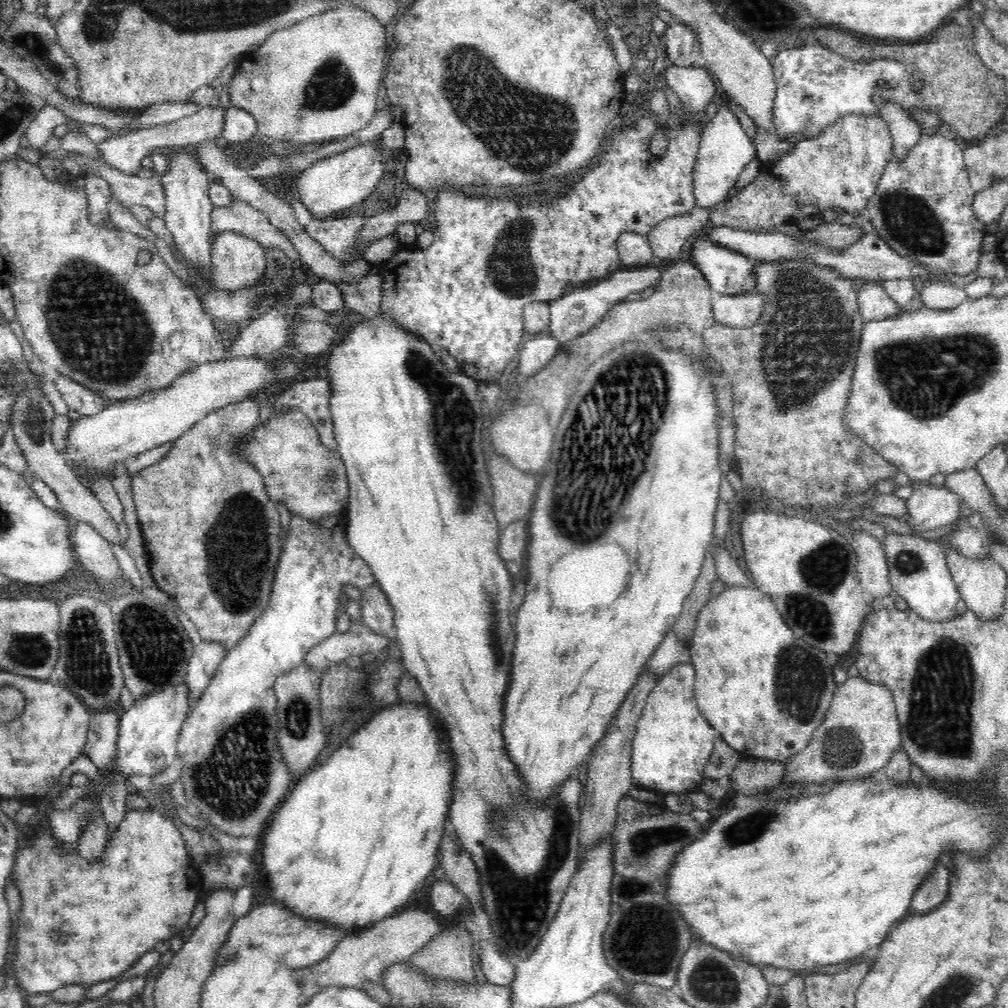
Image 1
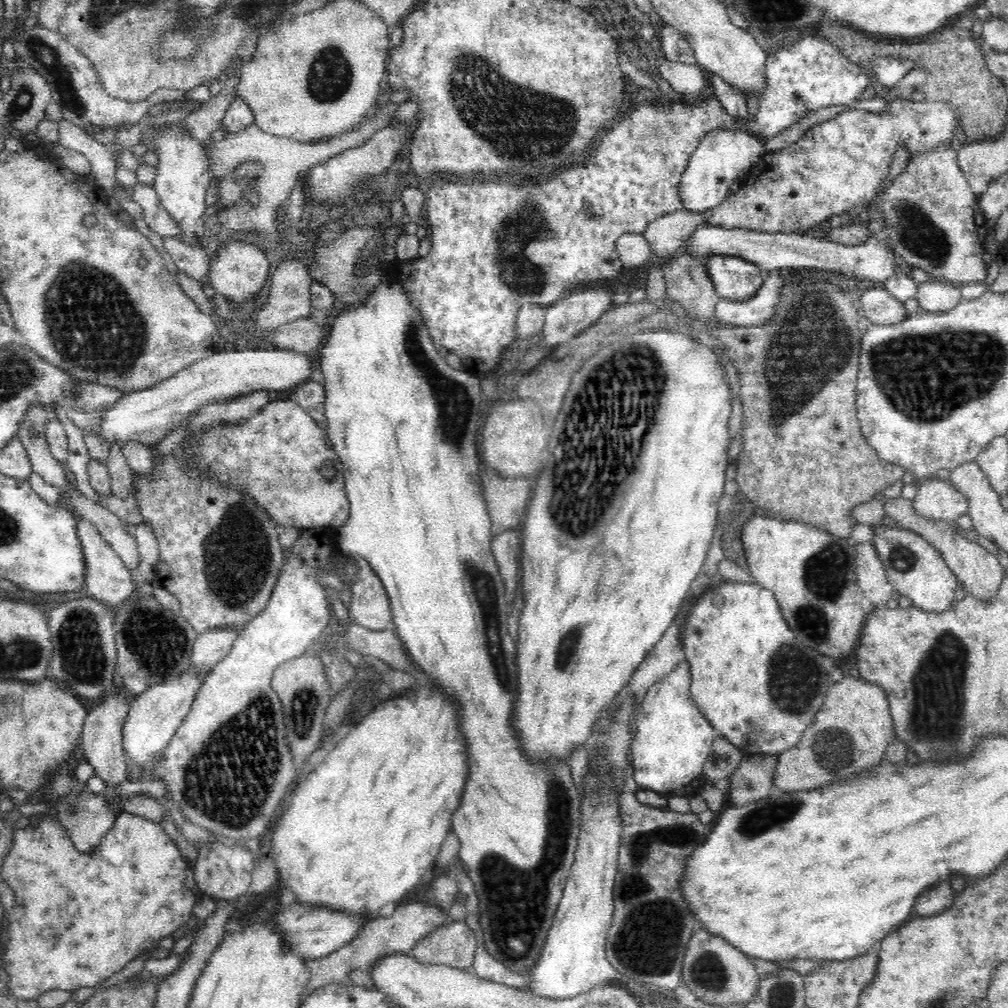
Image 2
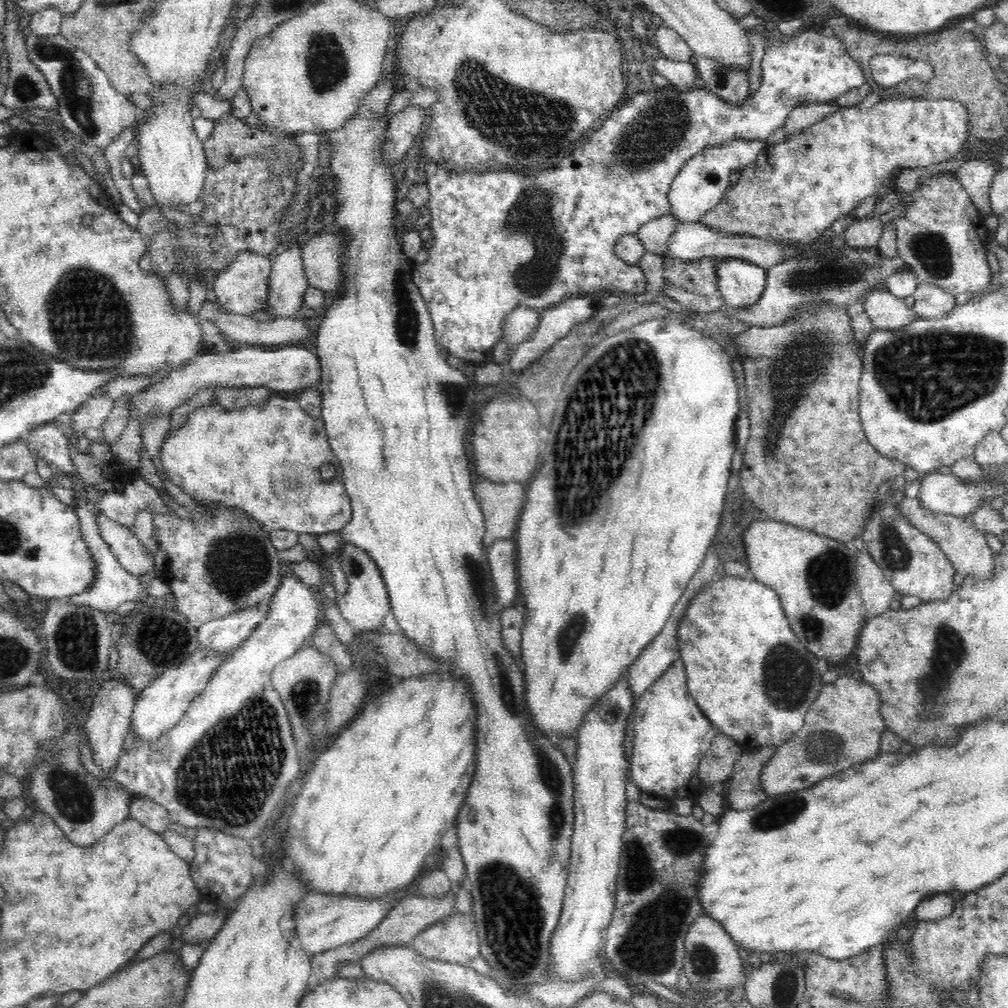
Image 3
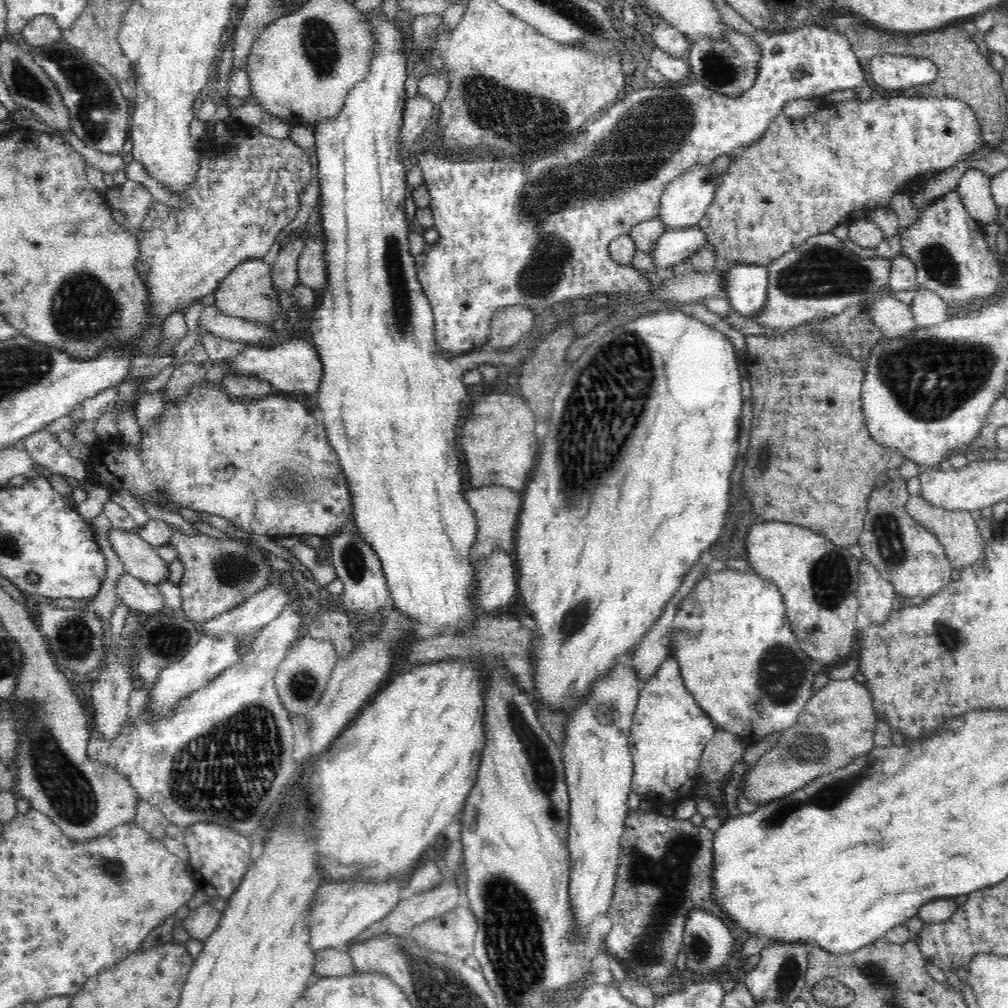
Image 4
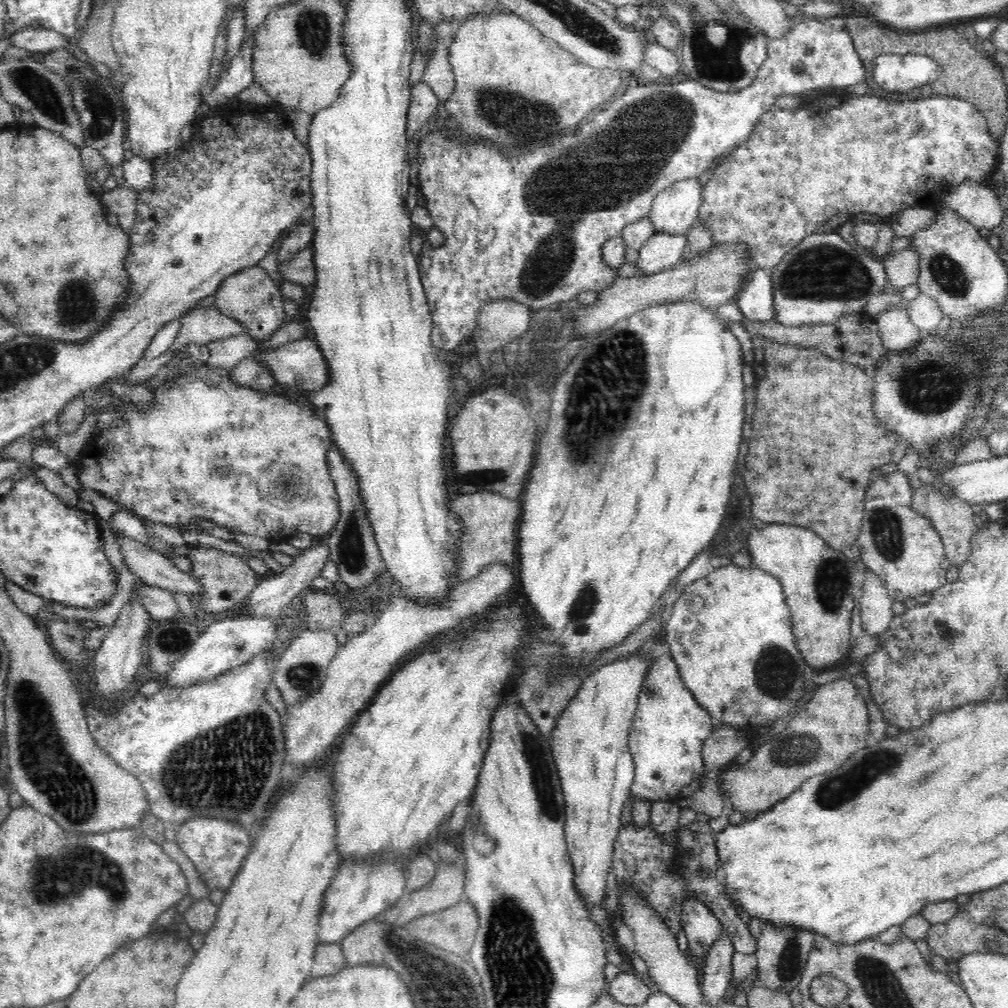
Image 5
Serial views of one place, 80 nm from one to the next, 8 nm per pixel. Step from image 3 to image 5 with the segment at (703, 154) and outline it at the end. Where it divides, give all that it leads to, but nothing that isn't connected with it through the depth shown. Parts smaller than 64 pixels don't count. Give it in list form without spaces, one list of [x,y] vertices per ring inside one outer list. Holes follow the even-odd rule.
[[[698,178],[672,184],[667,190],[660,192],[652,201],[648,219],[658,234],[684,235],[690,226],[698,220],[702,190],[706,184],[701,184]]]

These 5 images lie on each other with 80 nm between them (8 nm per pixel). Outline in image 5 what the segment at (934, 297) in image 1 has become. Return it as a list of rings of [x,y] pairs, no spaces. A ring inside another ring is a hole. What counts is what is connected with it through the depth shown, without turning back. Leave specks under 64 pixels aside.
[[[922,292],[915,300],[907,303],[906,309],[910,322],[916,326],[922,335],[934,333],[943,317],[936,301],[932,301],[932,298]]]

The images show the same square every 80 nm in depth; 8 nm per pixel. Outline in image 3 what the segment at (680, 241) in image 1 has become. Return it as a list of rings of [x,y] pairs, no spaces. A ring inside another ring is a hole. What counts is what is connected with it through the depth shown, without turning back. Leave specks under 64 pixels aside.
[[[668,214],[644,224],[637,235],[648,252],[664,257],[668,250],[670,237],[682,224],[688,223],[682,223],[674,215]]]

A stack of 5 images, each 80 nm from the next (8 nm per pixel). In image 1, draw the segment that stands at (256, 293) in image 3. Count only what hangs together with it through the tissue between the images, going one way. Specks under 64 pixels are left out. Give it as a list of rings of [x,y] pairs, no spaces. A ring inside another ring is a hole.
[[[232,231],[218,232],[212,240],[213,283],[217,289],[235,292],[259,284],[266,270],[264,247],[253,238]]]

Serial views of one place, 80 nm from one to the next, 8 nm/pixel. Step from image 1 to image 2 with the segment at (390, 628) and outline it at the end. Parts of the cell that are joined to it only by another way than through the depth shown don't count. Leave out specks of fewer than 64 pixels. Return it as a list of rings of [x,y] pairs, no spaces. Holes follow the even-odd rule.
[[[354,555],[352,557],[355,558],[356,565],[359,566],[359,578],[356,578],[356,582],[351,585],[352,603],[349,608],[349,618],[351,622],[363,626],[364,629],[372,631],[387,630],[388,624],[393,622],[393,616],[386,589],[384,589],[380,577],[376,575],[374,569],[372,569],[366,559],[363,559],[360,555]]]

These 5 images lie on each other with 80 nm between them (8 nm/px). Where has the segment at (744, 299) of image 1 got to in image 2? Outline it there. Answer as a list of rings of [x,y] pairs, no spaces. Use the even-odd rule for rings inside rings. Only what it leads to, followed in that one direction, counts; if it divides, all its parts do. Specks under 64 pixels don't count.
[[[780,268],[780,270],[770,272],[767,281],[763,281],[763,286],[748,301],[728,301],[728,299],[720,297],[720,300],[715,306],[716,320],[724,325],[734,326],[734,328],[762,326],[762,324],[766,324],[766,322],[774,316],[775,305],[780,298],[780,289],[787,284],[787,282],[783,280],[783,278],[786,278],[786,273],[783,272],[784,269],[789,268]]]

